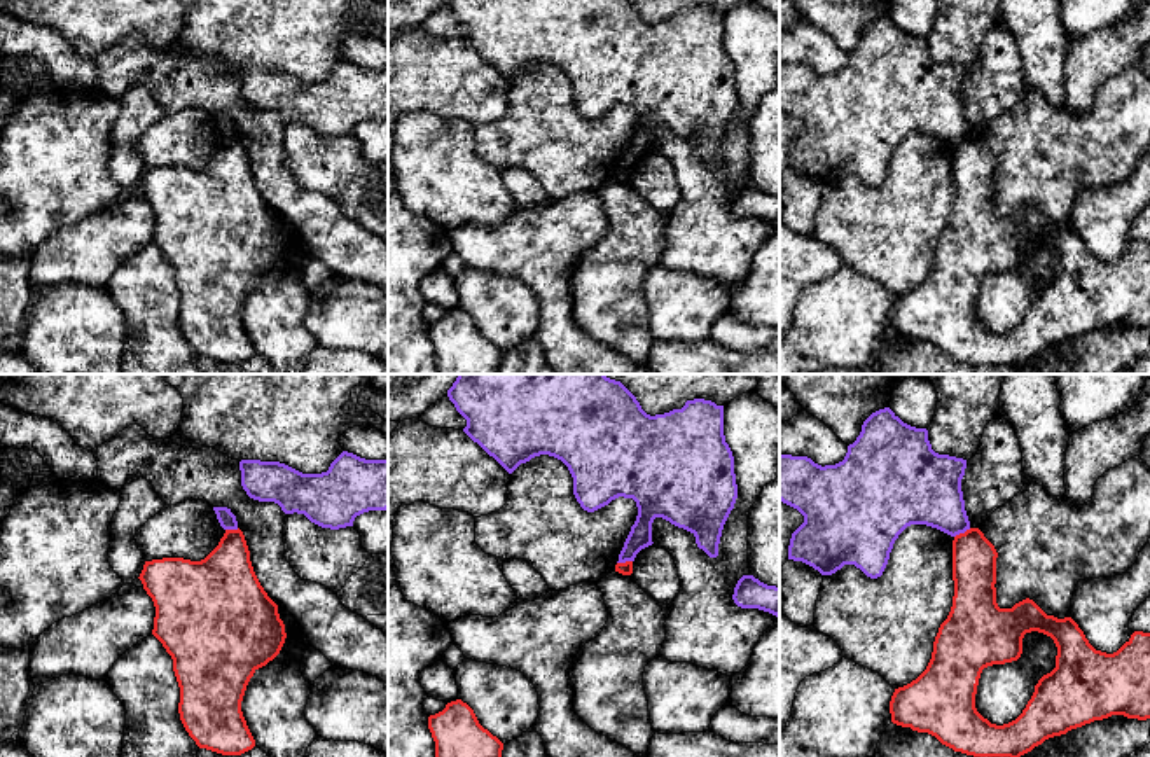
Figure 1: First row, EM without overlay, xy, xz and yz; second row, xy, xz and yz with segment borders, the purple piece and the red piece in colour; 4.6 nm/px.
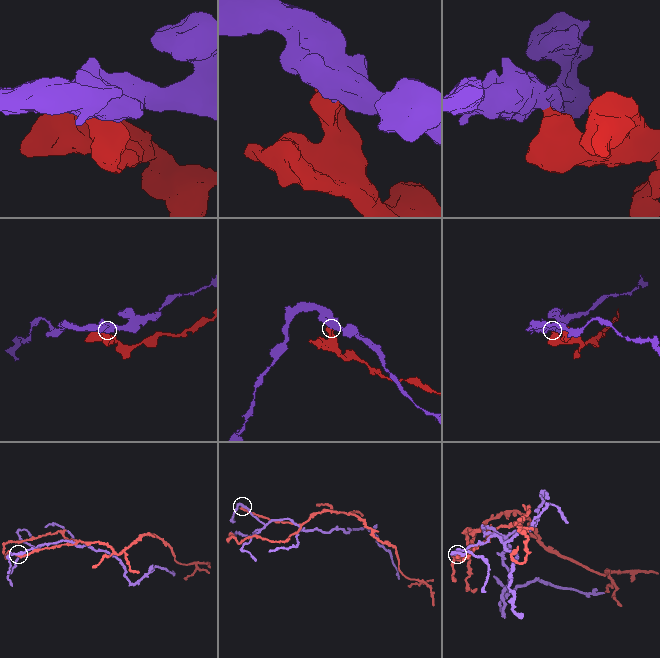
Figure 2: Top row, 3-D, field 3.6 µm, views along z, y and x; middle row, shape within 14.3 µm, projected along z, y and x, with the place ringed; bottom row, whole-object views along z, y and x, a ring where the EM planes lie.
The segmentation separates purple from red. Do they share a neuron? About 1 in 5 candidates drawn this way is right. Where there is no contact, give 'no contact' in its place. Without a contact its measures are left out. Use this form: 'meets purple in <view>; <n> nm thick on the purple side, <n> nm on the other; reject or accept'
meets purple in yz; 320 nm thick on the purple side, 200 nm on the other; reject

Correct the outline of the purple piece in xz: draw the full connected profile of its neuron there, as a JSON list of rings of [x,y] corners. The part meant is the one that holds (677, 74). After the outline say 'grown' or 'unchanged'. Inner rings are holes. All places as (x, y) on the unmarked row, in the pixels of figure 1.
[[[447,0],[447,5],[467,28],[463,40],[509,82],[535,65],[549,63],[568,75],[573,103],[584,119],[594,121],[619,105],[633,107],[638,124],[617,171],[634,170],[641,157],[654,152],[655,126],[690,140],[699,157],[710,166],[718,164],[722,138],[738,107],[734,65],[724,44],[724,14],[694,7],[682,17],[650,24],[631,0]]]; unchanged

